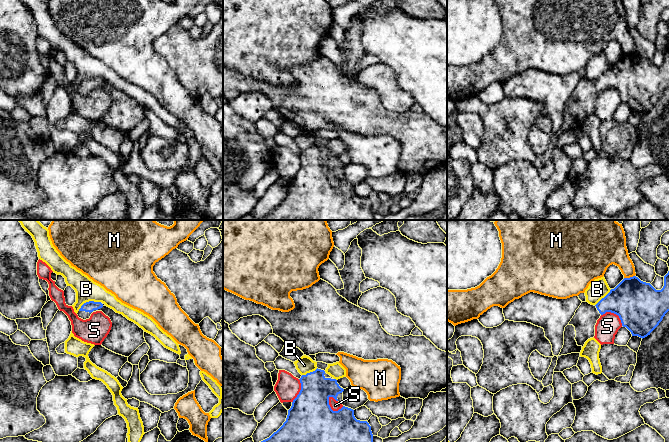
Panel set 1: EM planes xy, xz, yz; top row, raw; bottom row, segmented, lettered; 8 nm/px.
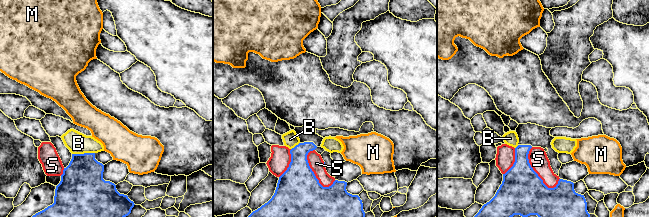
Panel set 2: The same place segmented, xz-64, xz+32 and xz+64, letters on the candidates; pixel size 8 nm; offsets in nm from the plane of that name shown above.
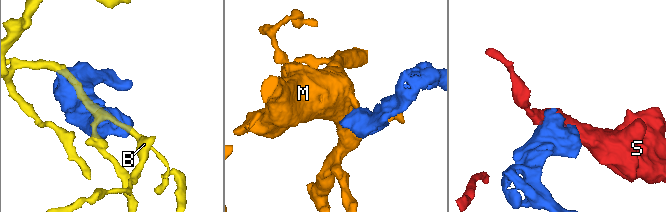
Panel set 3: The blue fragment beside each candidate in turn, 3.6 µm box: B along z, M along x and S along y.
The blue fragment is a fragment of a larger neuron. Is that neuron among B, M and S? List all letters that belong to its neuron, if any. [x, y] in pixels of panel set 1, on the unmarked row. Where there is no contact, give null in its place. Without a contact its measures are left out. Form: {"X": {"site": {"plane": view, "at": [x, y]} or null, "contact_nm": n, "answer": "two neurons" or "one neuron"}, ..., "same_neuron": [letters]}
{"B": {"site": {"plane": "xy", "at": [89, 77]}, "contact_nm": 200, "answer": "two neurons"}, "M": {"site": {"plane": "yz", "at": [630, 53]}, "contact_nm": 90, "answer": "two neurons"}, "S": {"site": {"plane": "xz", "at": [331, 185]}, "contact_nm": 150, "answer": "two neurons"}, "same_neuron": []}

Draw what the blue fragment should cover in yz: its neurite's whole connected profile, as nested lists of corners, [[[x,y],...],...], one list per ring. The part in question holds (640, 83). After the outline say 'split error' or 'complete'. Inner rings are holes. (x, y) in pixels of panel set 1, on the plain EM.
[[[669,47],[664,52],[664,62],[656,66],[650,59],[633,52],[624,54],[614,65],[602,74],[595,82],[582,78],[575,91],[565,103],[564,121],[559,132],[580,129],[585,118],[595,112],[595,101],[601,91],[611,88],[619,92],[622,102],[626,103],[632,112],[645,114],[659,101],[669,87]]]; split error

